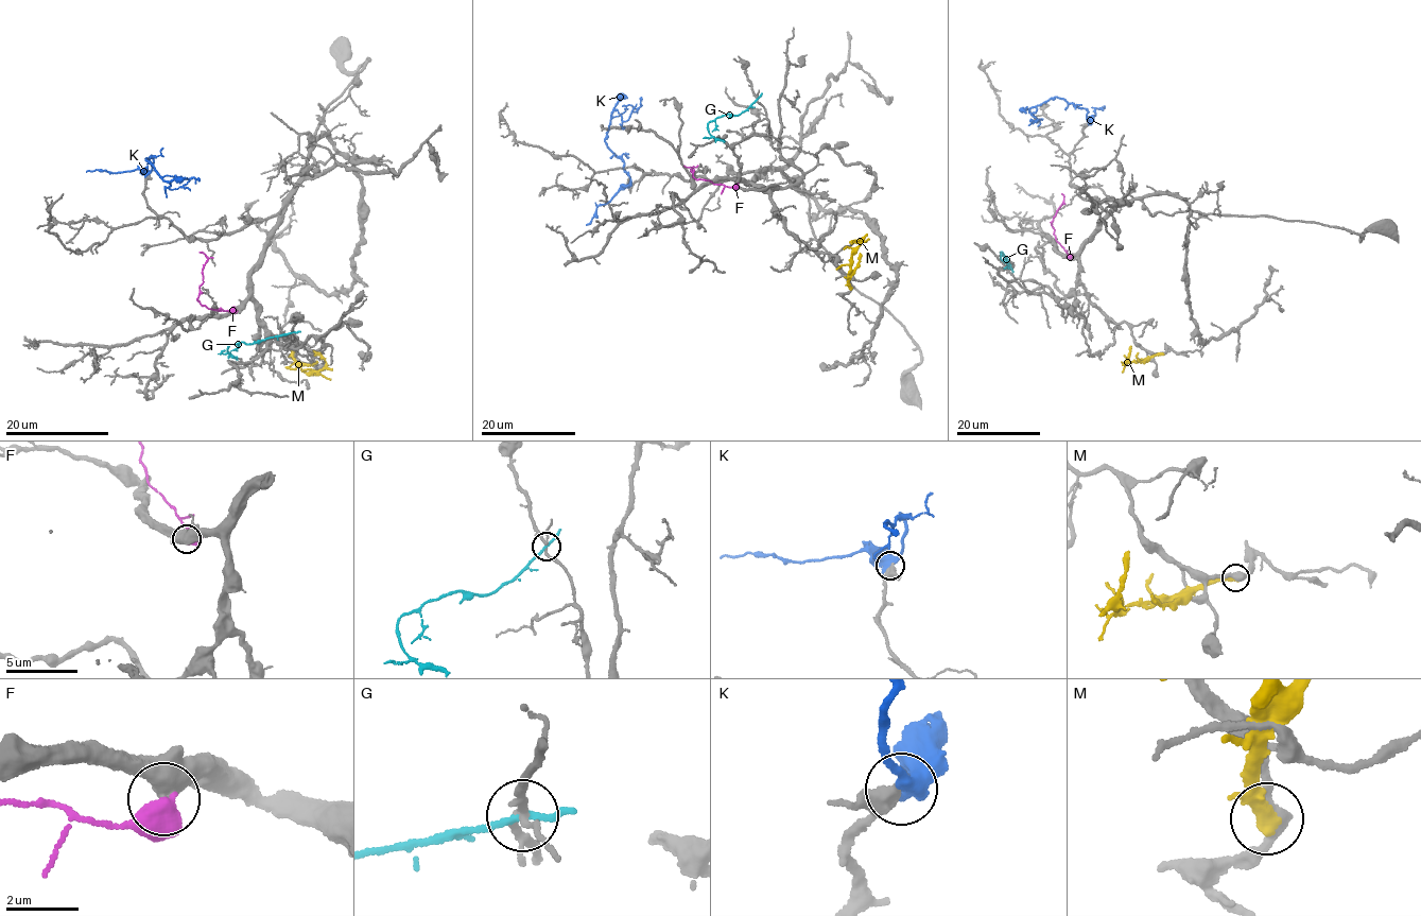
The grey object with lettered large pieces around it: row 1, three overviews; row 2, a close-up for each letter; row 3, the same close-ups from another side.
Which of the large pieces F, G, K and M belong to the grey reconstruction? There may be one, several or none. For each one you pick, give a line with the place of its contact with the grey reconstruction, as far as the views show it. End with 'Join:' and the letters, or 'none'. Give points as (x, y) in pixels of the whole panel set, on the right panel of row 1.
K: meets grey at (1089, 123)
Join: K

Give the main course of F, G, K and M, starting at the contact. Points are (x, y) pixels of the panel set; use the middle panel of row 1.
F: (737, 184), (729, 187), (714, 185), (694, 177), (692, 168), (683, 166)
G: (757, 99), (740, 115), (720, 116), (708, 123), (710, 135), (725, 141)
K: (629, 183), (623, 161), (605, 140), (610, 113), (616, 111), (621, 121), (625, 120), (637, 104)
M: (850, 288), (849, 259), (863, 241), (849, 243)

